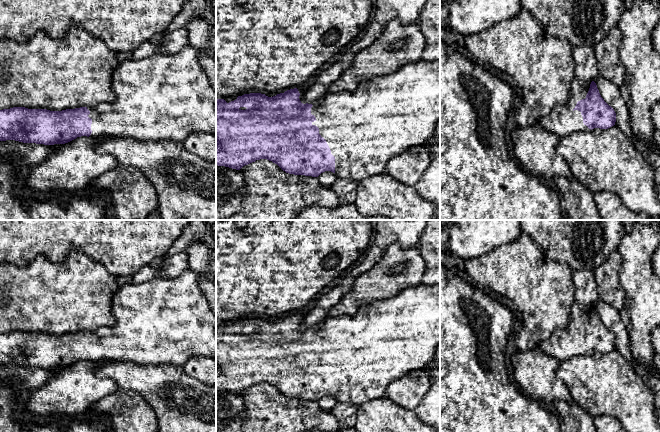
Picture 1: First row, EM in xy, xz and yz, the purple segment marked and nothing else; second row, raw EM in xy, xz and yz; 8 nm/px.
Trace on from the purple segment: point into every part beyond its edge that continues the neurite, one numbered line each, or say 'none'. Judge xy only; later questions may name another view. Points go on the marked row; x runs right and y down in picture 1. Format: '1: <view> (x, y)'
1: xy (163, 97)

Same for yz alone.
1: yz (562, 120)

